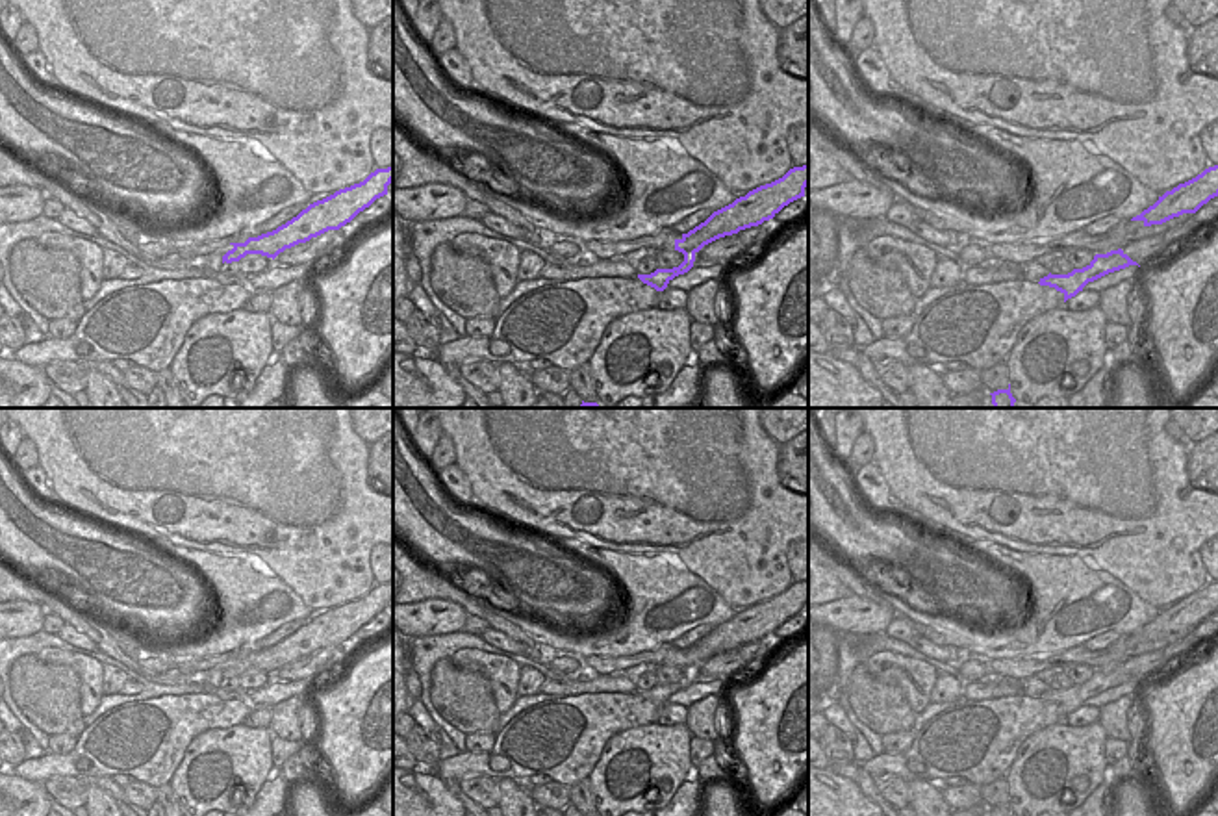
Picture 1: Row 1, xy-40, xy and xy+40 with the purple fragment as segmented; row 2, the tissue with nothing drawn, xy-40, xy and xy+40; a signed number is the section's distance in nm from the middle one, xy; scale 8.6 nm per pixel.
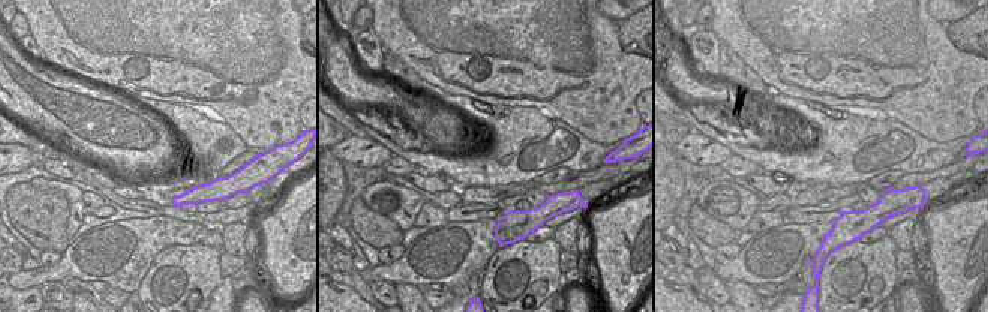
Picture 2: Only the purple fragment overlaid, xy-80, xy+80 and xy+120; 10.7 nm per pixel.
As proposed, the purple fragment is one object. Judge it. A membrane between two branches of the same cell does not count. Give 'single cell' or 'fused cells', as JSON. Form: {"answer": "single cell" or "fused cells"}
{"answer": "fused cells"}

